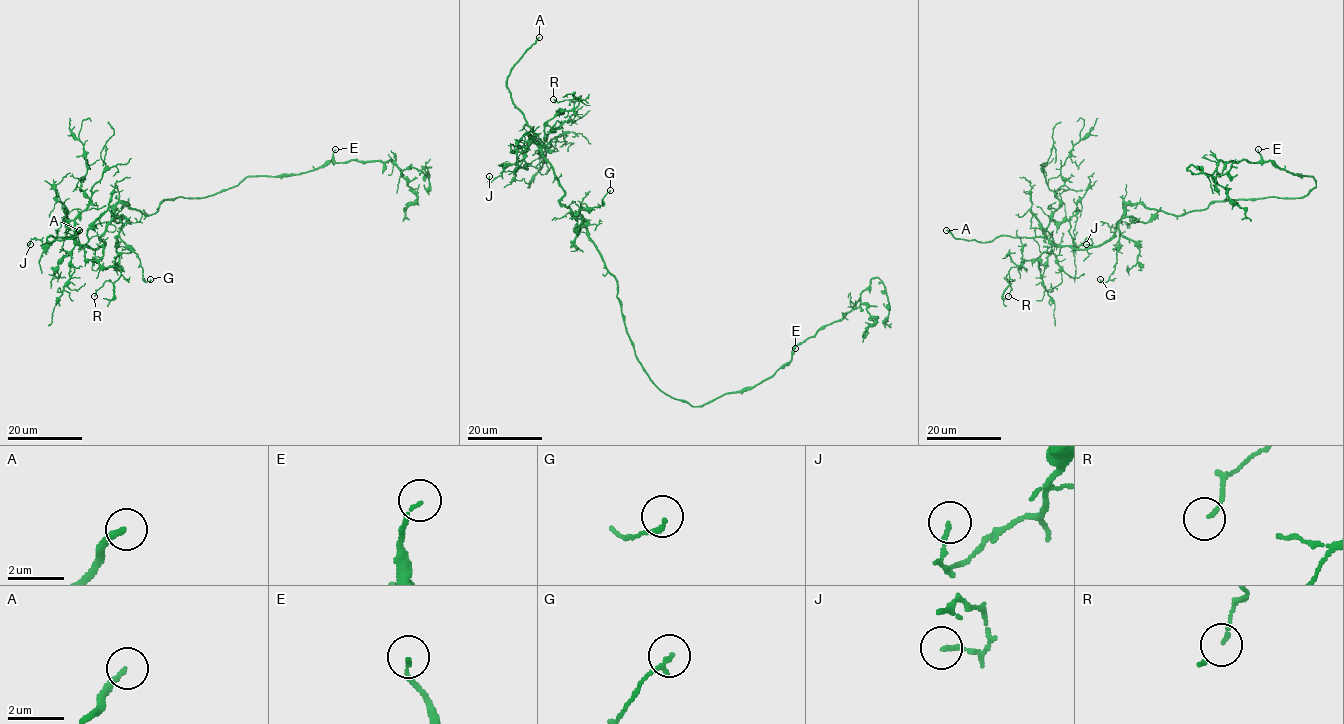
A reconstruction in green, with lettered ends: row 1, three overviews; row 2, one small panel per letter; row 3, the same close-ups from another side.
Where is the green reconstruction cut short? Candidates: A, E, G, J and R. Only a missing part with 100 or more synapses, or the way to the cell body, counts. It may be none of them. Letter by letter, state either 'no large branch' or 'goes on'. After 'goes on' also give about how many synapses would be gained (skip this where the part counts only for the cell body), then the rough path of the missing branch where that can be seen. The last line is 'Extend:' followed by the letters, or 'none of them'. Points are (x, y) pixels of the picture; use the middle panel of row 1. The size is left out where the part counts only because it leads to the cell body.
A: goes on
E: no large branch
G: no large branch
J: no large branch
R: no large branch
Extend: A

